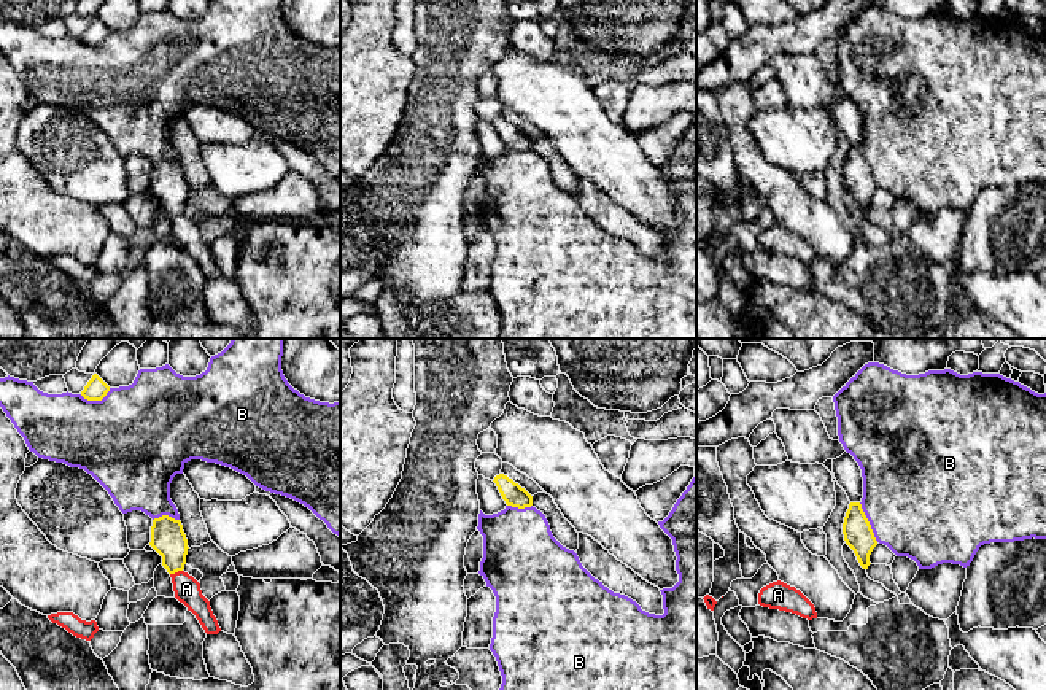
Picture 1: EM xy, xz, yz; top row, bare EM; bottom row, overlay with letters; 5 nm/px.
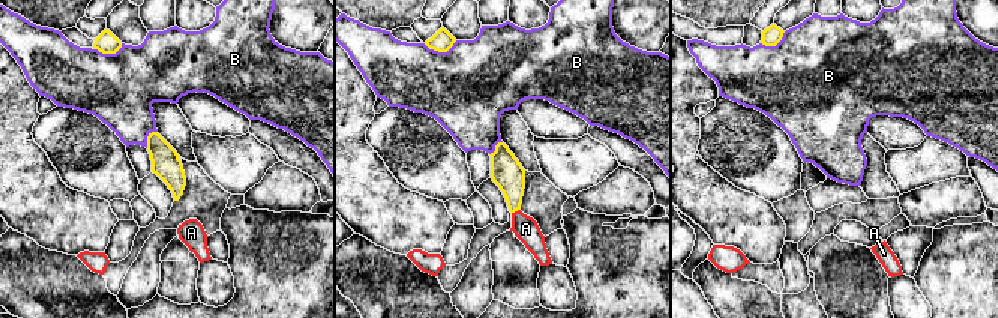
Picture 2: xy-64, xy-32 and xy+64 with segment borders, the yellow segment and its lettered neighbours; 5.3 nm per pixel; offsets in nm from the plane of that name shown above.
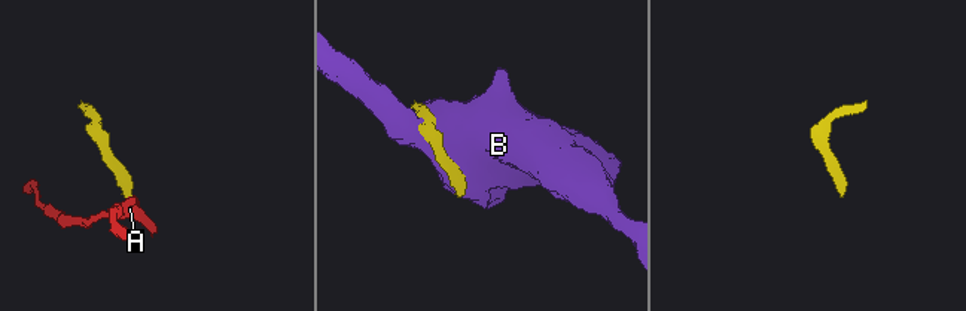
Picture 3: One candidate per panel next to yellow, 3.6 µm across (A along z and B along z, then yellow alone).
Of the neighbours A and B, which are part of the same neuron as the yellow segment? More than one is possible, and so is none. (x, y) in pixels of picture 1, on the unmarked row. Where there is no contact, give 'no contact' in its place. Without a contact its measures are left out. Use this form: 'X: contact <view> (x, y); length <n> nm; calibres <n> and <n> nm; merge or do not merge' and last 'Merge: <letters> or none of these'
A: contact xy (175, 215); length 70 nm; calibres 180 and 130 nm; merge
B: contact yz (868, 166); length 220 nm; calibres 150 and 500 nm; do not merge
Merge: A

